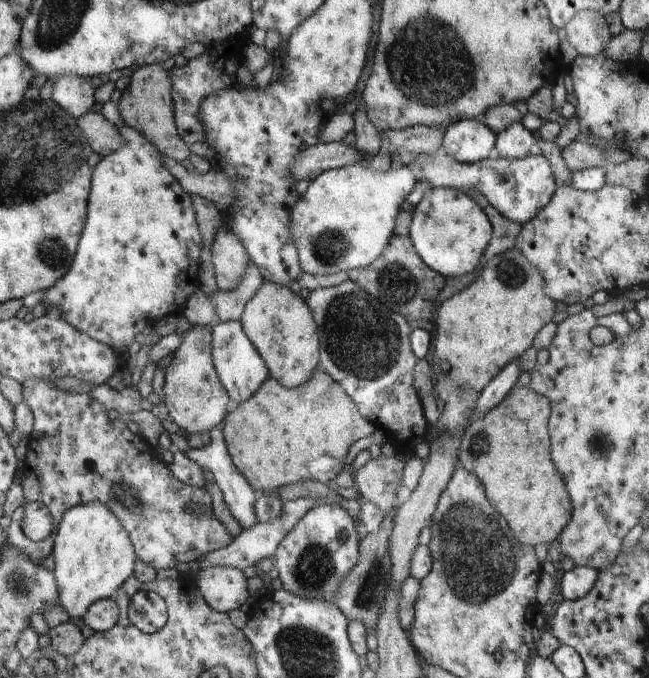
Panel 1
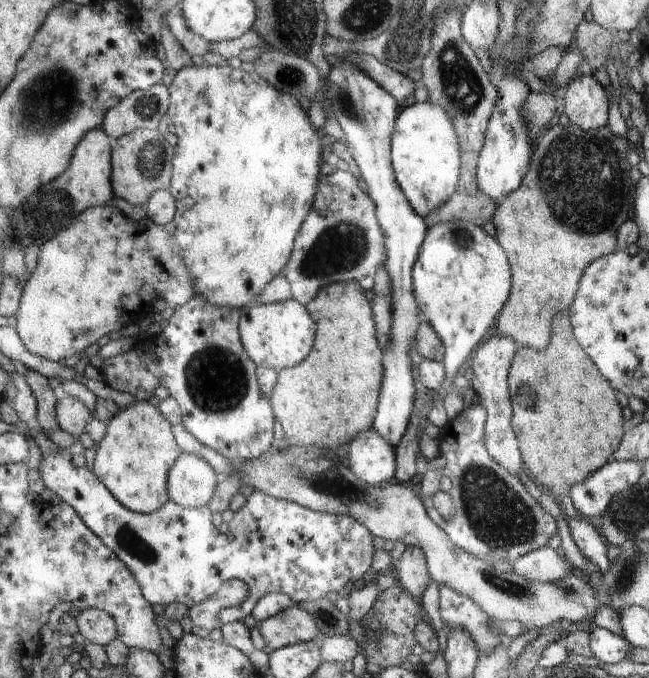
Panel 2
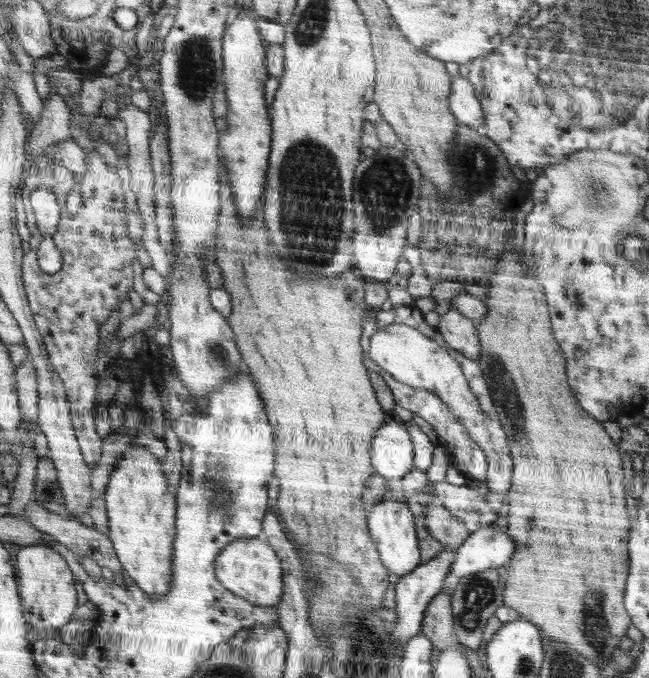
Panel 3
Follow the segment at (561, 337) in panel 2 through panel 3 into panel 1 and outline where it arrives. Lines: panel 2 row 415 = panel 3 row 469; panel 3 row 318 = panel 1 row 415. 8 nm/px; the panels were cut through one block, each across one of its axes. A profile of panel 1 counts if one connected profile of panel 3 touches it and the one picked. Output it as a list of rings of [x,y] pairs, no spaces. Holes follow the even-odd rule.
[[[526,386],[514,387],[502,402],[466,426],[459,447],[459,466],[486,480],[486,488],[490,488],[490,500],[498,504],[498,510],[508,520],[510,528],[518,532],[518,540],[530,546],[552,544],[556,536],[562,536],[562,531],[568,526],[573,512],[569,491],[566,492],[562,476],[550,458],[550,440],[548,440],[550,408],[552,404],[548,397]]]

